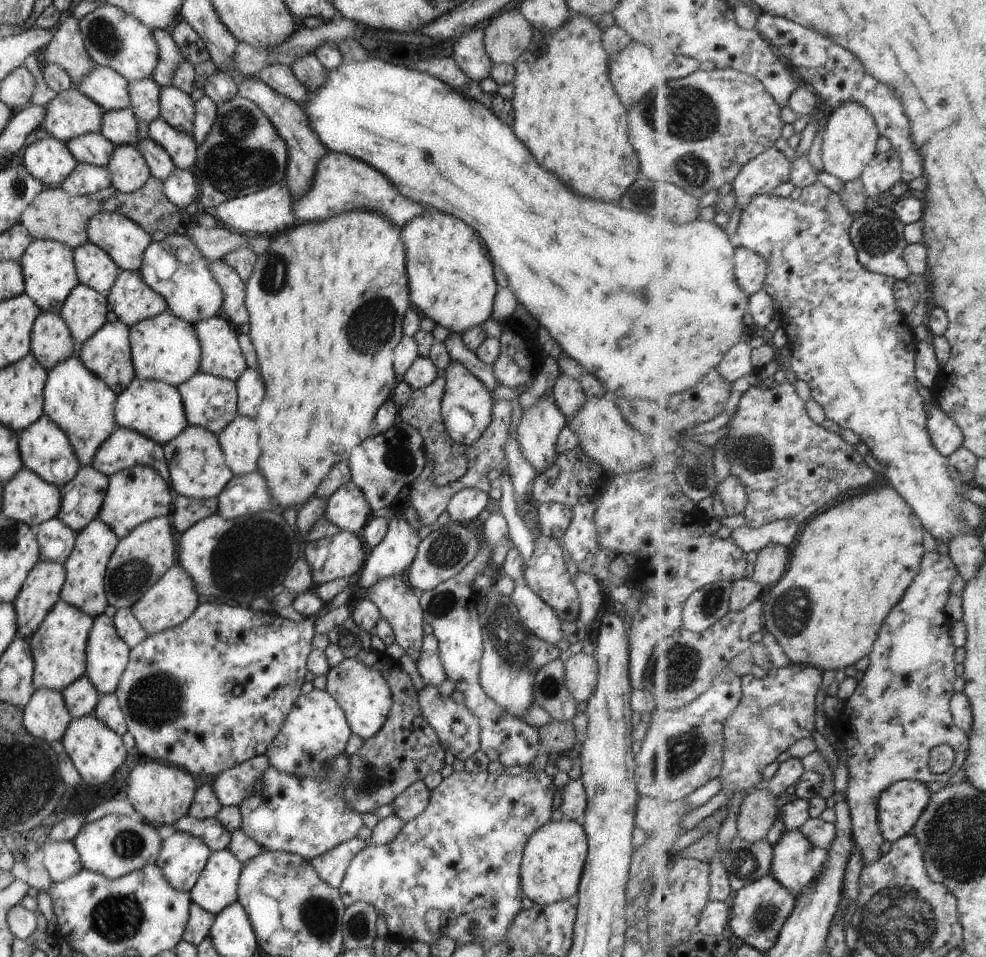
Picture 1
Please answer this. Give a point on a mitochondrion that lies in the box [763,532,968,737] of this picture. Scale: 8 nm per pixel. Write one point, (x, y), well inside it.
(791, 611)

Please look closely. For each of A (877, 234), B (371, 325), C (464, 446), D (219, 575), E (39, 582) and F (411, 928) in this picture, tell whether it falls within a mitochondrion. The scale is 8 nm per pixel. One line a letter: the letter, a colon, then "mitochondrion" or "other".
A: mitochondrion
B: mitochondrion
C: other
D: mitochondrion
E: other
F: other

